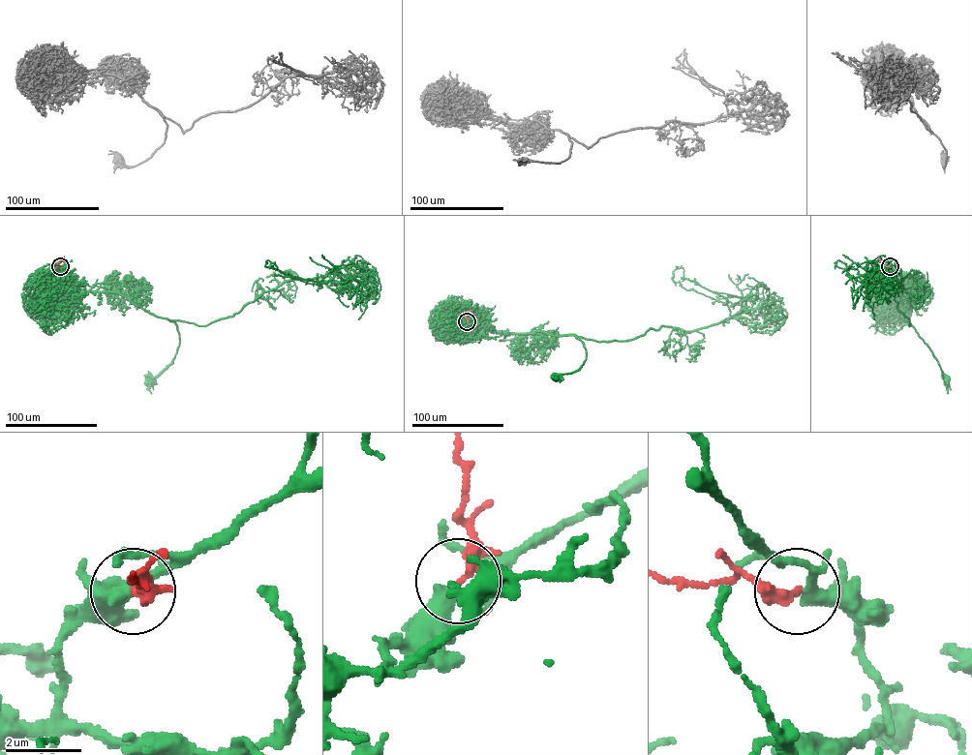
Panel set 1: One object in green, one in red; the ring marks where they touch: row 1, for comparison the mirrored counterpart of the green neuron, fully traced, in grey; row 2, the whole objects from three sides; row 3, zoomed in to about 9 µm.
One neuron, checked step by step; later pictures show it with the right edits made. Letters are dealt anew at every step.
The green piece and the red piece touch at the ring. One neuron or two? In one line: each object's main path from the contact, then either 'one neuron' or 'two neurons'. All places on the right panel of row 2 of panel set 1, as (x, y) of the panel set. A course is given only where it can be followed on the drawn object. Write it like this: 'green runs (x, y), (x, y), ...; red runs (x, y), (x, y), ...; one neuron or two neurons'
green runs (890, 266), (895, 274), (892, 282), (901, 291), (899, 305), (903, 318), (929, 348), (946, 378); red runs (890, 266), (881, 264), (877, 256); two neurons

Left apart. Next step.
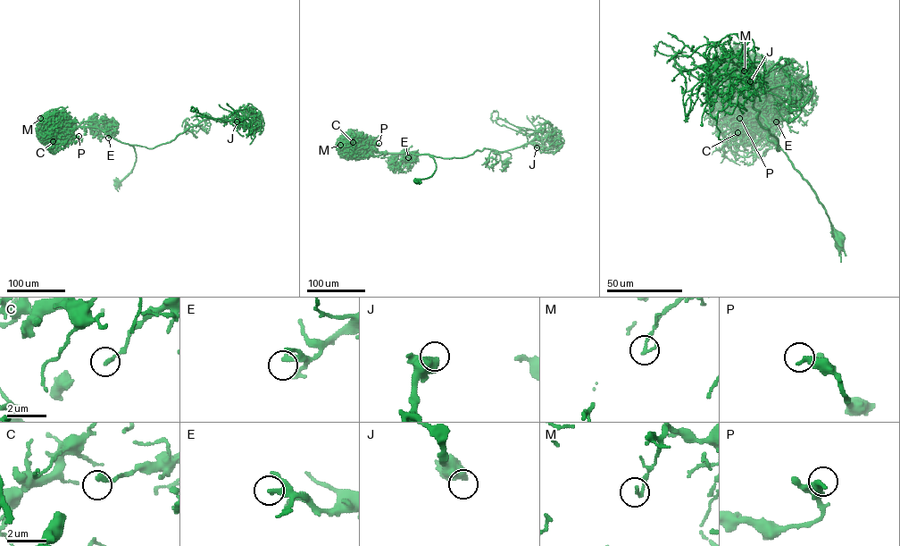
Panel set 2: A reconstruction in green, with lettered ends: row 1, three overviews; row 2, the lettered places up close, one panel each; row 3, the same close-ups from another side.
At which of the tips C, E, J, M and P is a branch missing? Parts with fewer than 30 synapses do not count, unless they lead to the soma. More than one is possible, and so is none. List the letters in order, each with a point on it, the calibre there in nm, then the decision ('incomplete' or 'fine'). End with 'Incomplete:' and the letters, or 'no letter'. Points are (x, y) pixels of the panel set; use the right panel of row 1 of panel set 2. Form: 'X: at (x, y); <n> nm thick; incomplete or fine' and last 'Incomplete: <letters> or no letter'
C: at (737, 132); 220 nm thick; fine
E: at (776, 121); 190 nm thick; fine
J: at (750, 81); 440 nm thick; fine
M: at (744, 71); 190 nm thick; fine
P: at (739, 118); 340 nm thick; fine
Incomplete: no letter

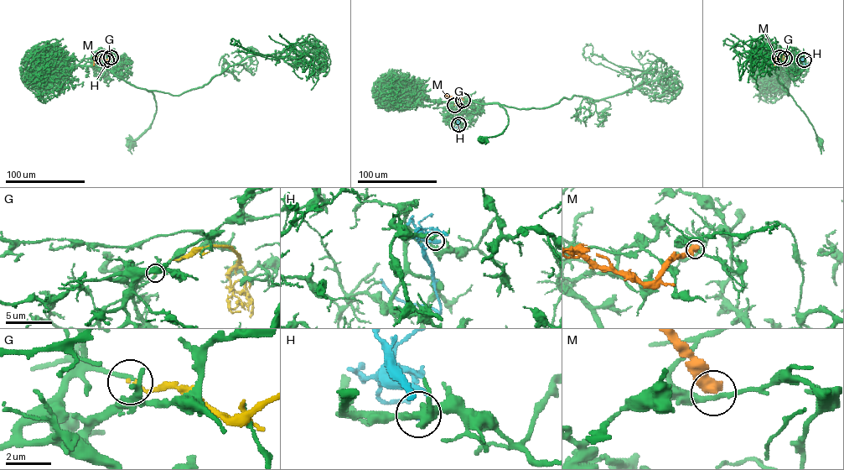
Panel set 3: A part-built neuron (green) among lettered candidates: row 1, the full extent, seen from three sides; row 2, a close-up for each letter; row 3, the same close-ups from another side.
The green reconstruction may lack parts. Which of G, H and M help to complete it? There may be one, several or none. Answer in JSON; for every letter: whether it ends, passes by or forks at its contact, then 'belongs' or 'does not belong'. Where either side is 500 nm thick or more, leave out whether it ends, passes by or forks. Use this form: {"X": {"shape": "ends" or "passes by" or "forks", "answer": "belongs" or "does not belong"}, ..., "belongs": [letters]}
{"G": {"shape": "ends", "answer": "does not belong"}, "H": {"shape": "ends", "answer": "does not belong"}, "M": {"answer": "does not belong"}, "belongs": []}

